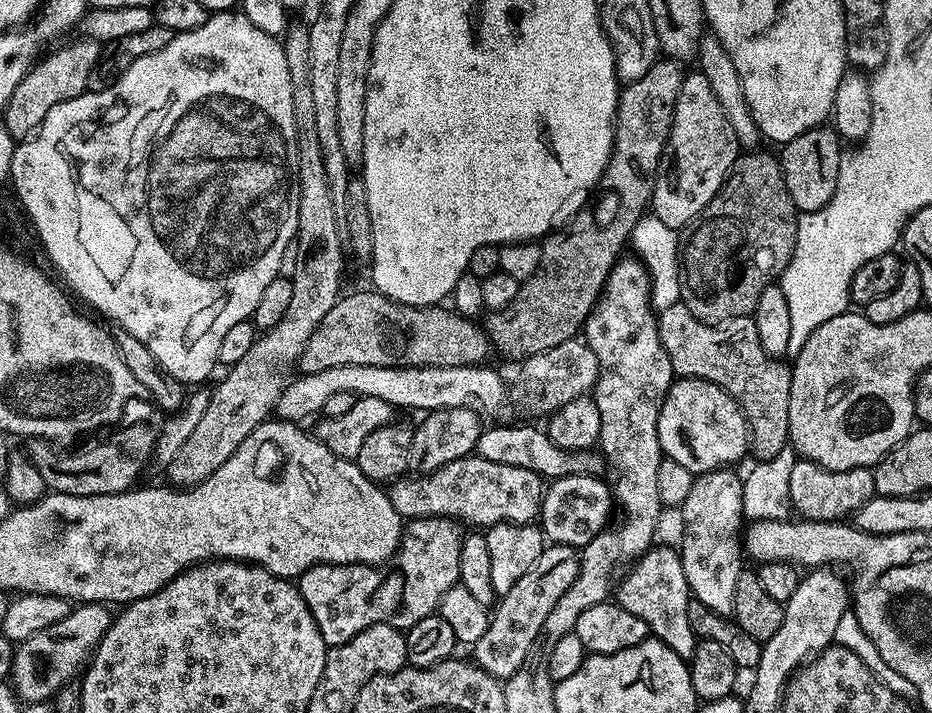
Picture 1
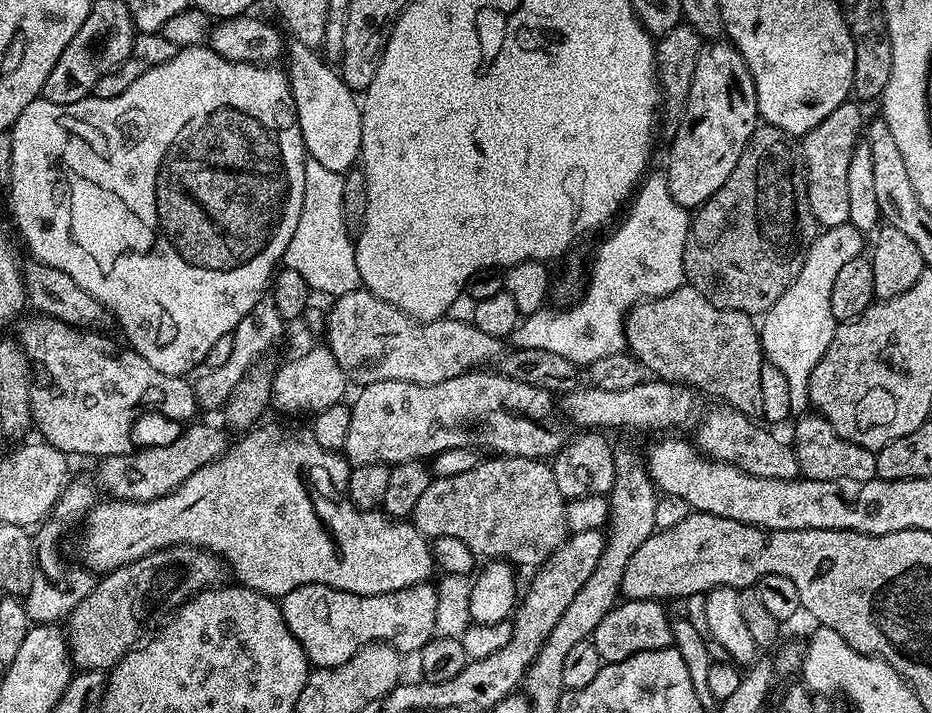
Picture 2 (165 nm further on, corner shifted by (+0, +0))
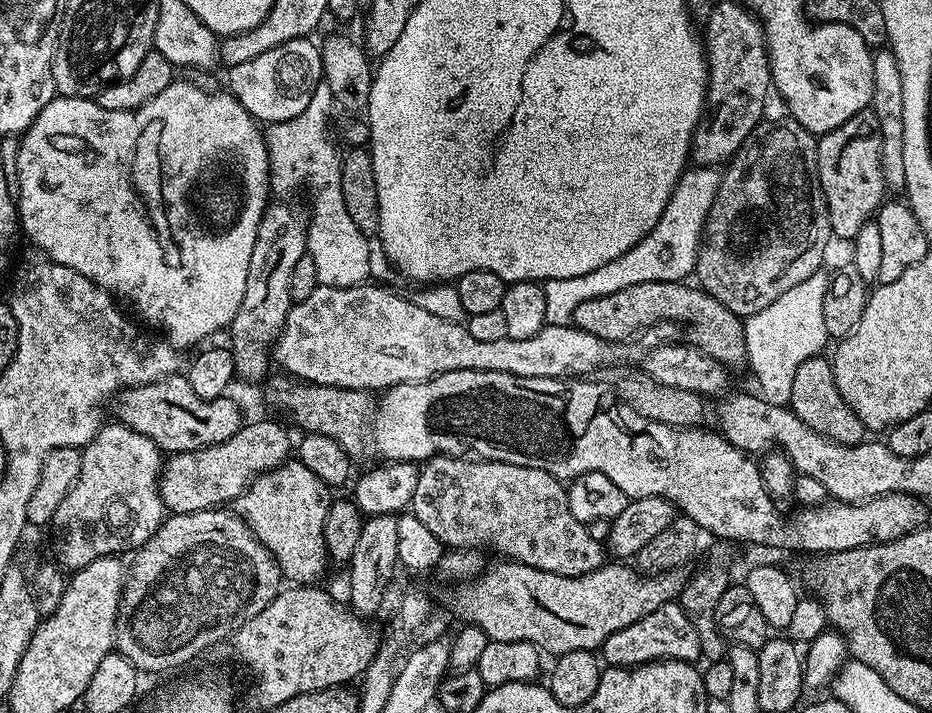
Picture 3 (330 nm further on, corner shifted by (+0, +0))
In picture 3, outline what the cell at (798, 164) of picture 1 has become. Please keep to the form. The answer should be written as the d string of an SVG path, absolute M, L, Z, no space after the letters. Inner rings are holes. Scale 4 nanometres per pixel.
M865 110L854 114L854 118L817 139L816 173L826 198L833 237L837 241L855 241L858 230L875 217L886 200L882 178L882 130L873 112Z

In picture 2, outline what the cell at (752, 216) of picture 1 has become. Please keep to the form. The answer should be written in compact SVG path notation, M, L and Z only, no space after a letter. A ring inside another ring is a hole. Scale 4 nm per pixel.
M761 123L750 134L738 166L730 170L730 178L691 217L684 247L684 278L716 308L749 314L767 312L798 278L808 247L816 241L818 225L814 214L810 214L804 185L804 157L801 149L792 148L791 143L788 133L778 130L778 126Z

